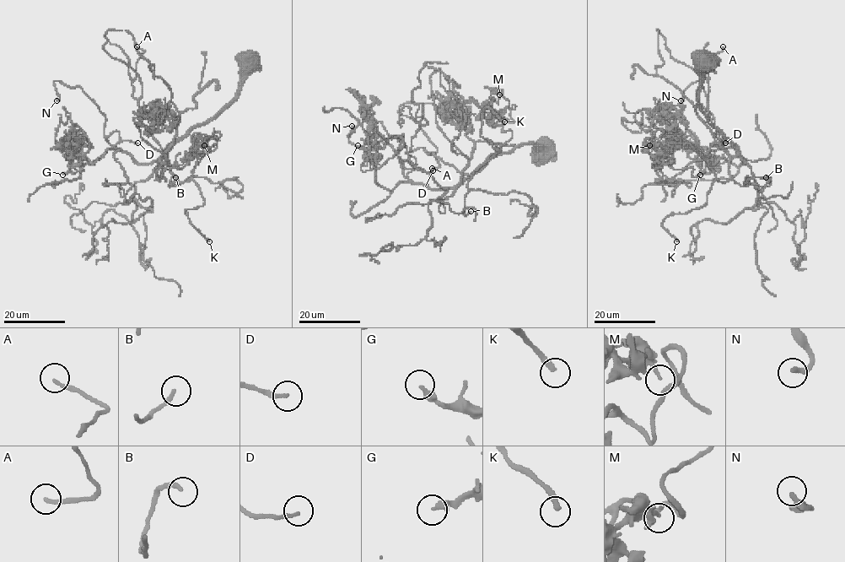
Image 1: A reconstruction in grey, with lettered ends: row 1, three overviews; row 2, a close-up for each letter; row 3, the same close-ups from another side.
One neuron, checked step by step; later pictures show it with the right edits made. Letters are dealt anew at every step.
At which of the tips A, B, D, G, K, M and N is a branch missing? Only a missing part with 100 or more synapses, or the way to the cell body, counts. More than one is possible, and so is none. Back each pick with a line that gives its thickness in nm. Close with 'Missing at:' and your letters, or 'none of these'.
A: Thickness 180 nm
B: Thickness 190 nm
N: Thickness 240 nm
Missing at: A, B, N

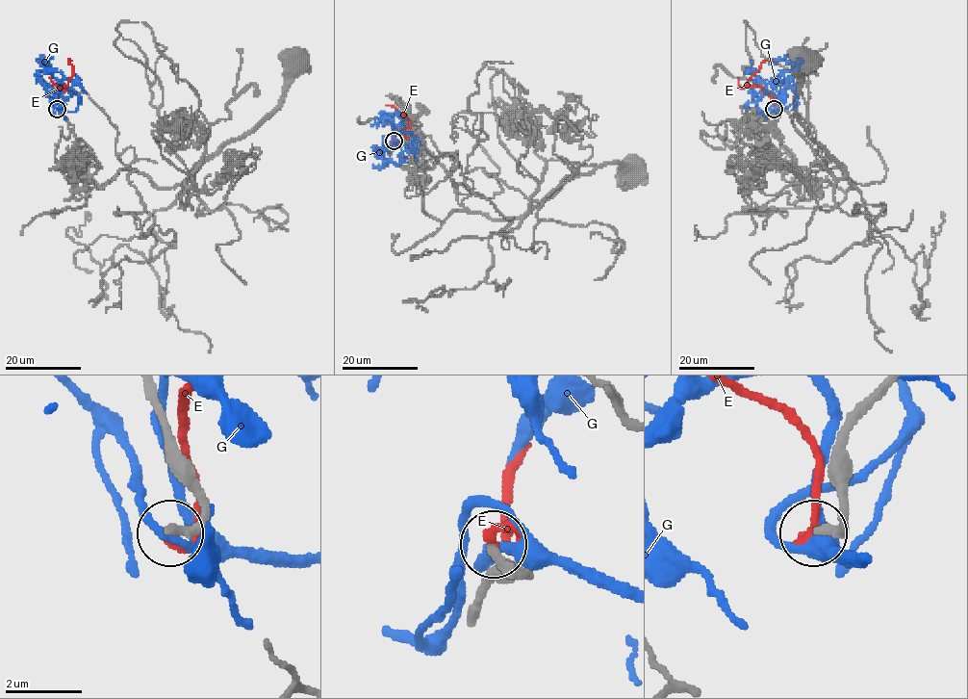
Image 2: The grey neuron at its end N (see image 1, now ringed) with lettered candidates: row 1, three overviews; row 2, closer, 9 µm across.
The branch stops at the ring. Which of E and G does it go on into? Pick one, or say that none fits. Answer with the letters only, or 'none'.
E

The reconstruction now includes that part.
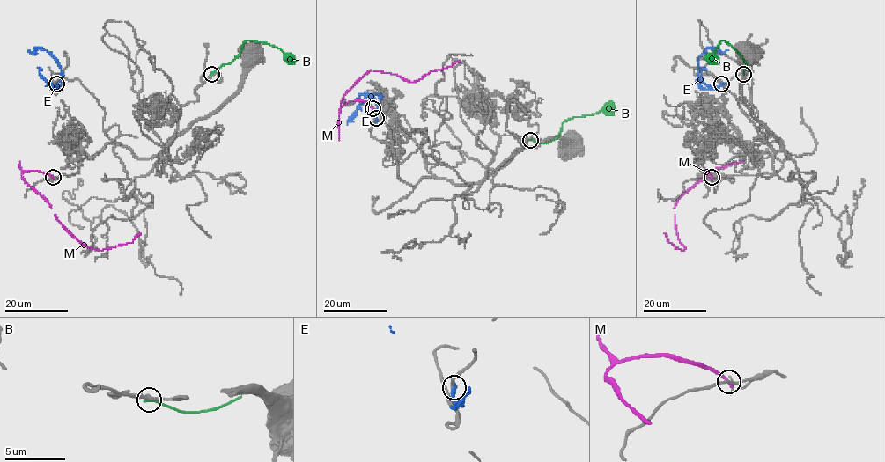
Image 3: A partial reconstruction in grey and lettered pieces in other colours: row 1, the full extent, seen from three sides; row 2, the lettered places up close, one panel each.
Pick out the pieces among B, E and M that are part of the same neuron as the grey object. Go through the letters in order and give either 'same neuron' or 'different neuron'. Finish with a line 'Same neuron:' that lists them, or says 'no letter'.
B: different neuron
E: different neuron
M: different neuron
Same neuron: no letter

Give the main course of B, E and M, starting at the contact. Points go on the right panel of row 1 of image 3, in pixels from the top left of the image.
B: (743, 74), (747, 68), (744, 60), (725, 40), (712, 53), (713, 62)
E: (721, 84), (711, 87), (701, 80), (698, 75), (697, 58), (707, 47), (715, 47), (719, 52), (727, 49)
M: (712, 177), (704, 171), (709, 173), (674, 206), (678, 239), (685, 248), (675, 247), (664, 233)

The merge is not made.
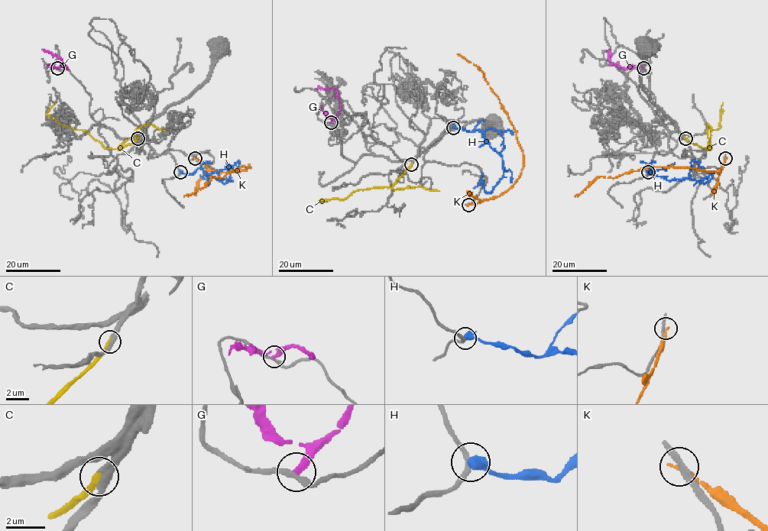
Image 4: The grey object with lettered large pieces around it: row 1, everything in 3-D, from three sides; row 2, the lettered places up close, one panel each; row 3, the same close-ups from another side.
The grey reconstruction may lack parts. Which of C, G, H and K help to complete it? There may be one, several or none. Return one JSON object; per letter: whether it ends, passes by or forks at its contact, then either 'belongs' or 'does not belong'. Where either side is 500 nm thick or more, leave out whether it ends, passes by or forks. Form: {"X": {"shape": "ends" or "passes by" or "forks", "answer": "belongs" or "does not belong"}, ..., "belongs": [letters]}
{"C": {"shape": "ends", "answer": "belongs"}, "G": {"shape": "ends", "answer": "does not belong"}, "H": {"answer": "does not belong"}, "K": {"shape": "ends", "answer": "does not belong"}, "belongs": ["C"]}

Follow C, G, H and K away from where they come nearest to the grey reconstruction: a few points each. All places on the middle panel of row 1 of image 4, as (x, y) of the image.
C: (411, 164), (388, 187), (359, 189), (342, 199), (328, 199), (320, 201), (326, 202)
G: (331, 122), (339, 109), (338, 92), (334, 89), (315, 89)
H: (453, 127), (481, 131), (484, 138), (501, 156), (502, 177), (489, 192), (484, 190), (481, 173)
K: (468, 205), (496, 197), (506, 192), (520, 174), (523, 152), (507, 113), (484, 73), (457, 53)

